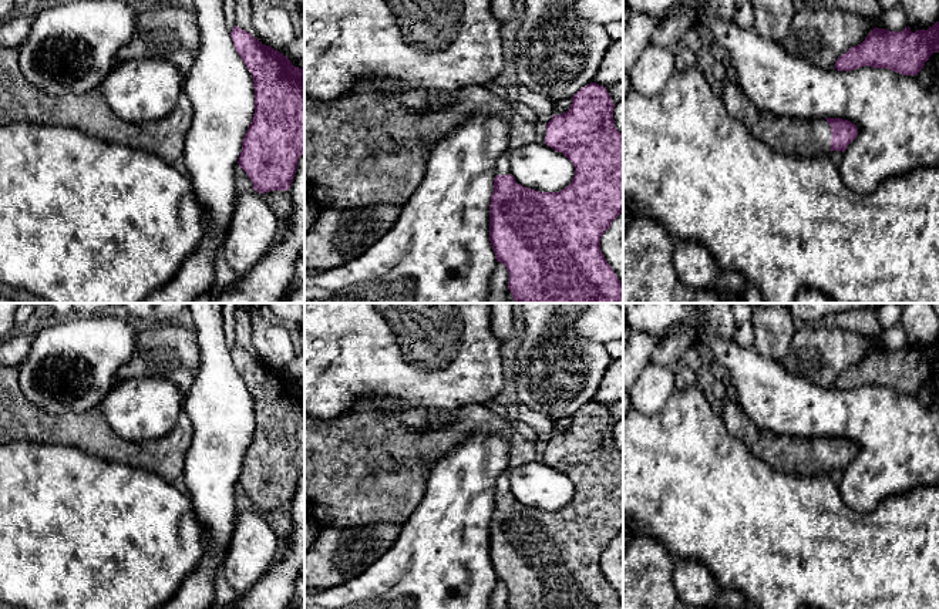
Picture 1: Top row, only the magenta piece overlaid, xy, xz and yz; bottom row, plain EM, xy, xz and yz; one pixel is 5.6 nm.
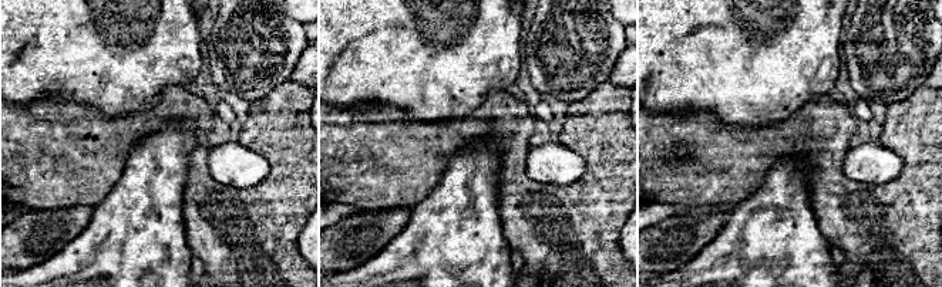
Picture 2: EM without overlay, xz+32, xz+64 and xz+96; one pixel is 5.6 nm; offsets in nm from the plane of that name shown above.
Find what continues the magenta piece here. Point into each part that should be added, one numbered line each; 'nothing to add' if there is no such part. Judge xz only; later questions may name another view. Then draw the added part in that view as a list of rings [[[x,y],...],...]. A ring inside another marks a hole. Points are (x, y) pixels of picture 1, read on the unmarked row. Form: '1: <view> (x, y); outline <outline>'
1: xz (502, 485); outline [[[509,470],[499,475],[495,485],[495,495],[497,494],[511,494]]]

